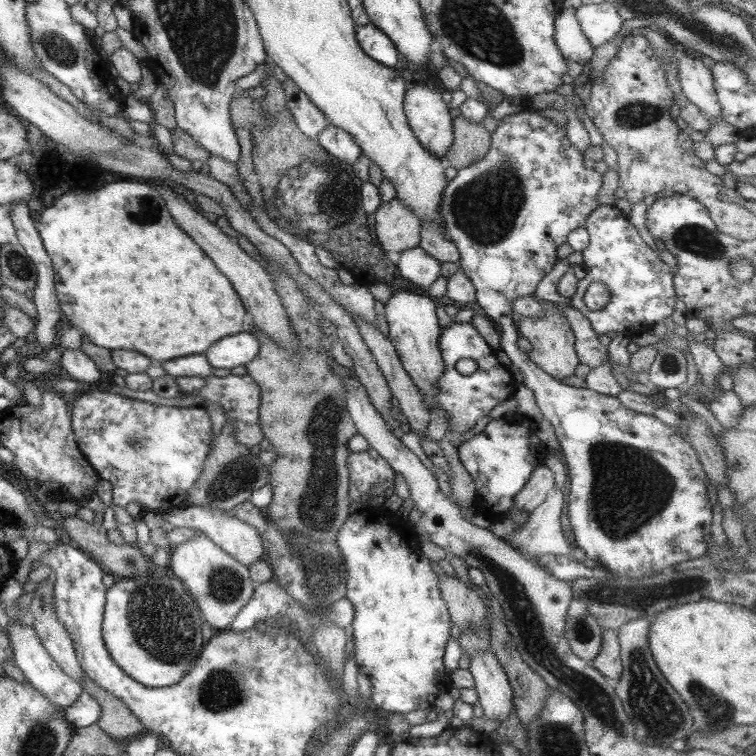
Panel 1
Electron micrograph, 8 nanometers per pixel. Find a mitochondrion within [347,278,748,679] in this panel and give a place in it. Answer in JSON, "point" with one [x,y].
{"point":[630,488]}

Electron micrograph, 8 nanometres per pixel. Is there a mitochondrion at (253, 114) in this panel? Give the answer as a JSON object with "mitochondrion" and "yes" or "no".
{"mitochondrion":"no"}

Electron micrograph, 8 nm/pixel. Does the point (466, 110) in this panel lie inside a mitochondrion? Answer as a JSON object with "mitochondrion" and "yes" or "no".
{"mitochondrion":"no"}

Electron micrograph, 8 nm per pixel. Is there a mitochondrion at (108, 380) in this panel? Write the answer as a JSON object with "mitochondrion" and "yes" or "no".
{"mitochondrion":"no"}

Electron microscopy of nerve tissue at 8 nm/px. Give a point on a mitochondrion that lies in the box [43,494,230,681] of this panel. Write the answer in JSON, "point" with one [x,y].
{"point":[159,622]}

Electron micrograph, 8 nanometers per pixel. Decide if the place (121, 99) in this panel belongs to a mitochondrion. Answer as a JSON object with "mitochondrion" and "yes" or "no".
{"mitochondrion":"no"}

